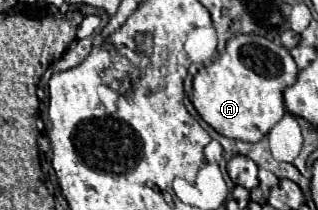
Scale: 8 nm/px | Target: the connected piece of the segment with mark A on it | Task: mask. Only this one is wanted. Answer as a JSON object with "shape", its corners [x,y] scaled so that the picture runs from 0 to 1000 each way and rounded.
{"shape":[[[745,167],[714,195],[714,233],[689,281],[645,310],[607,367],[601,490],[682,633],[802,681],[896,548],[890,433],[928,395],[934,338],[915,252],[890,214],[814,167]]]}

